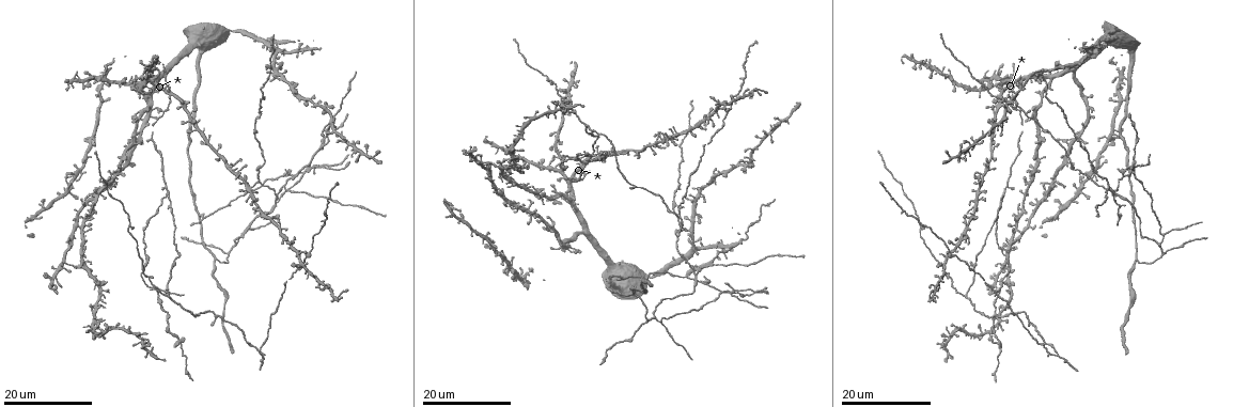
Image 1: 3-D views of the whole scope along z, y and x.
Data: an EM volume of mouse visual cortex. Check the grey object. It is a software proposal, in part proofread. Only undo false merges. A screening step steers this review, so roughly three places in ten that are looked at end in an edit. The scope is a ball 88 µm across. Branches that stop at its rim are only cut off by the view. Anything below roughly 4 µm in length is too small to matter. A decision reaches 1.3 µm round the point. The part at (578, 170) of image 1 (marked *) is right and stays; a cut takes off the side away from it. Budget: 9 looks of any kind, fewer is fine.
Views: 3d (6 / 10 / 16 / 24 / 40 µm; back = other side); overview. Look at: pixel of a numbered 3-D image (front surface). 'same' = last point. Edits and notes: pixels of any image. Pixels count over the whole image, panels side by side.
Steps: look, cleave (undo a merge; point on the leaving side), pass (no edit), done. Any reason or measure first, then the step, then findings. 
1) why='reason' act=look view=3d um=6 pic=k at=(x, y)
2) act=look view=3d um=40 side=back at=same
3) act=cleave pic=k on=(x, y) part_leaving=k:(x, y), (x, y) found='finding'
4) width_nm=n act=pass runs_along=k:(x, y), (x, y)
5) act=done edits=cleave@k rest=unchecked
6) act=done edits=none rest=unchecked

why='looks like a crossing' act=look view=3d um=24 pic=1 at=(307, 252)

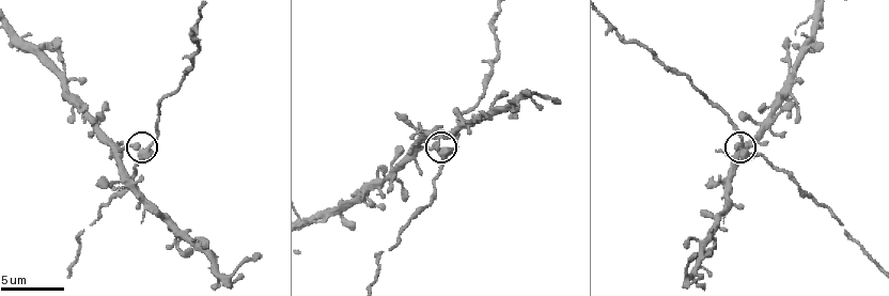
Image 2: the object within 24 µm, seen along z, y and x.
why='zoom in' act=look view=3d um=10 pic=2 at=(150, 152)

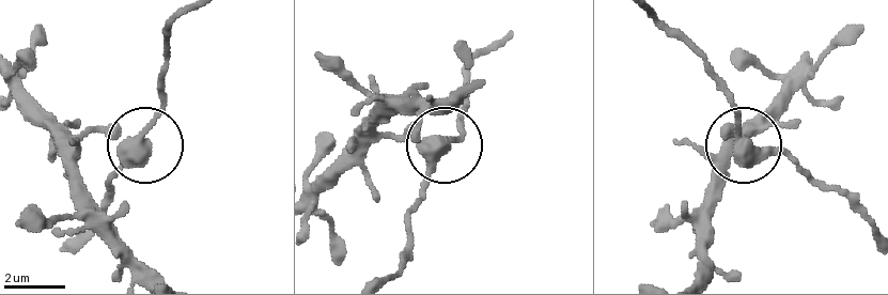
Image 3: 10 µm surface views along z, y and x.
act=pass found='all the same cell'

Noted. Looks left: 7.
why='branch point' act=look view=3d um=16 pic=1 at=(1164, 234)

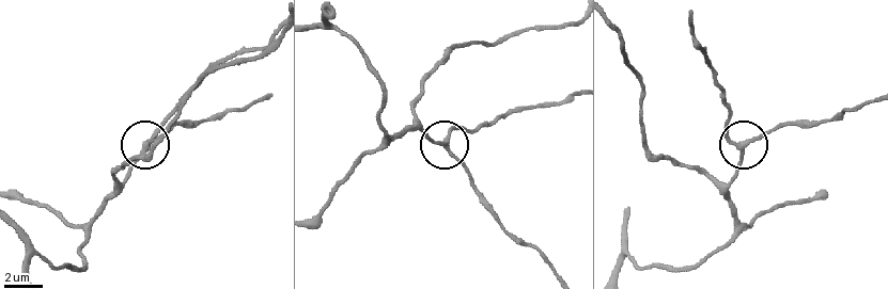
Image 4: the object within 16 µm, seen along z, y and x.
act=look view=3d um=6 pic=4 at=(742, 146)

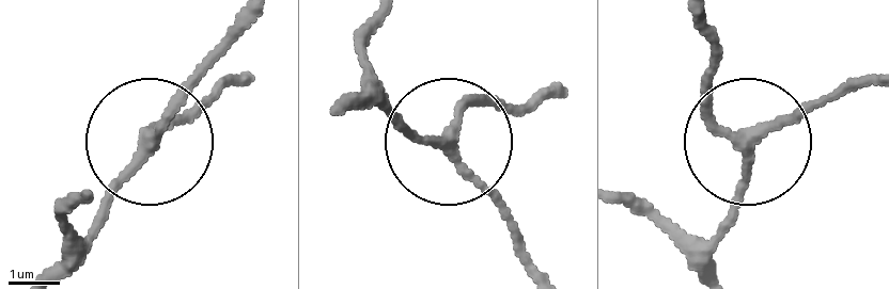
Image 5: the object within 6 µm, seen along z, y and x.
arms=3 act=pass runs_along=5:(711, 266), (753, 143), (835, 92) found='continuous, no second cell'

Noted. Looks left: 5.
why='two arms in line, one across' act=look view=3d um=24 pic=1 at=(275, 56)

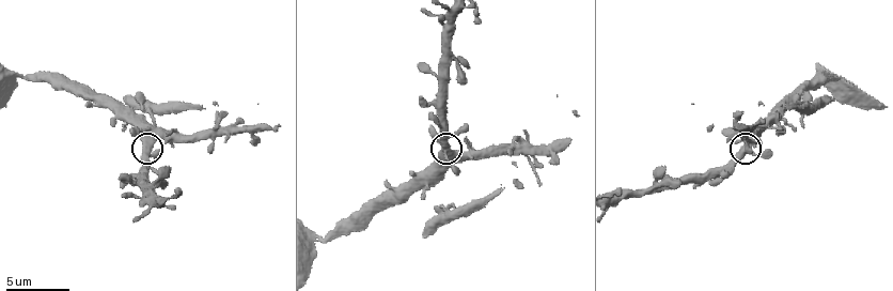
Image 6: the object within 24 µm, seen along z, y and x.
why='zoom in' act=look view=3d um=10 pic=6 at=(147, 146)

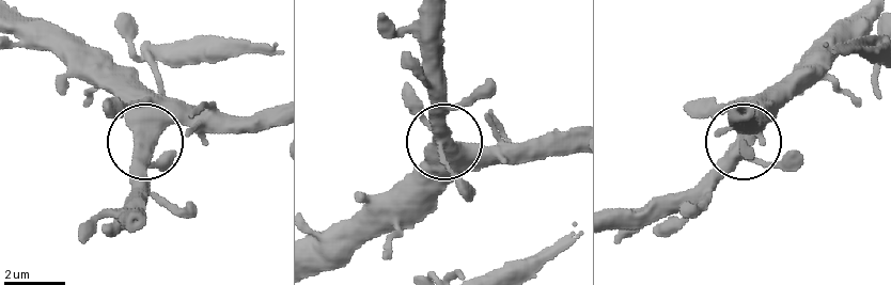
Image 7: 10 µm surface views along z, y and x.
arms=3 act=pass runs_along=7:(324, 269), (446, 144), (513, 149) found='one cell here'

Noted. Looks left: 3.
why='three-way junction' act=look view=3d um=16 pic=1 at=(1113, 194)

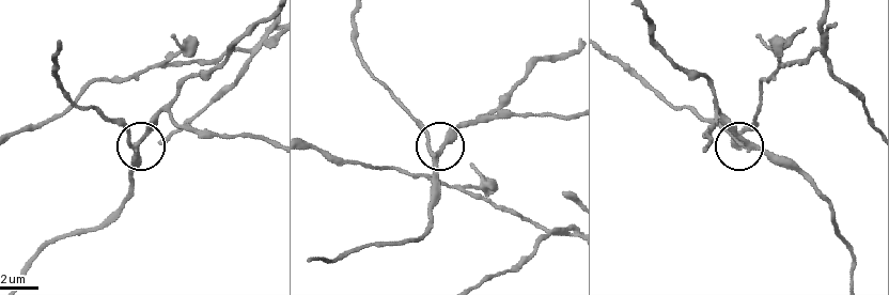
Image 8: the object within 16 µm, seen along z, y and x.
act=look view=3d um=10 pic=8 at=(433, 150)

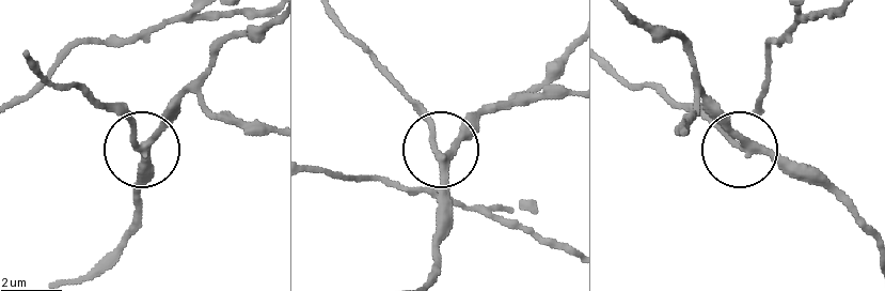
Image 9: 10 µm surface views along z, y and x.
act=pass runs_along=9:(427, 279), (442, 156), (486, 105) found='all the same cell'

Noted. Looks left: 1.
act=done edits=none rest=unchecked

